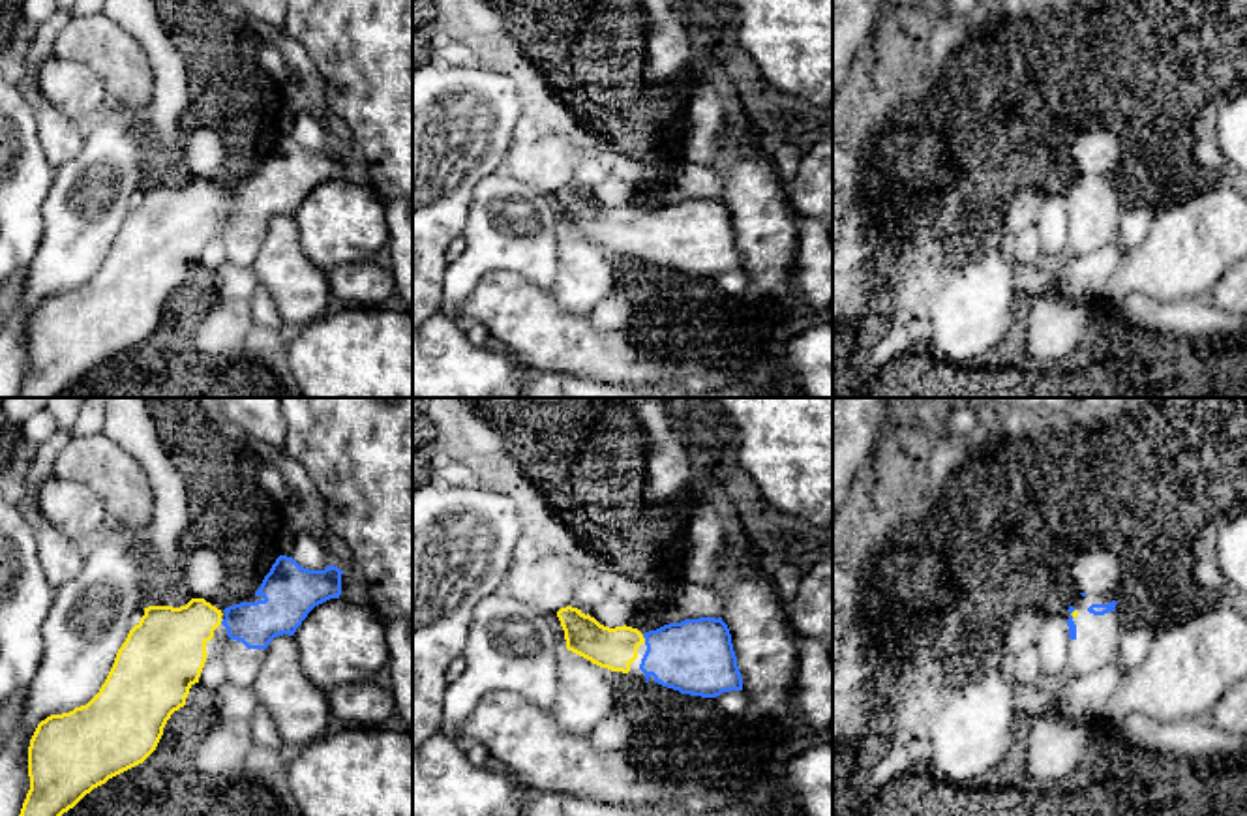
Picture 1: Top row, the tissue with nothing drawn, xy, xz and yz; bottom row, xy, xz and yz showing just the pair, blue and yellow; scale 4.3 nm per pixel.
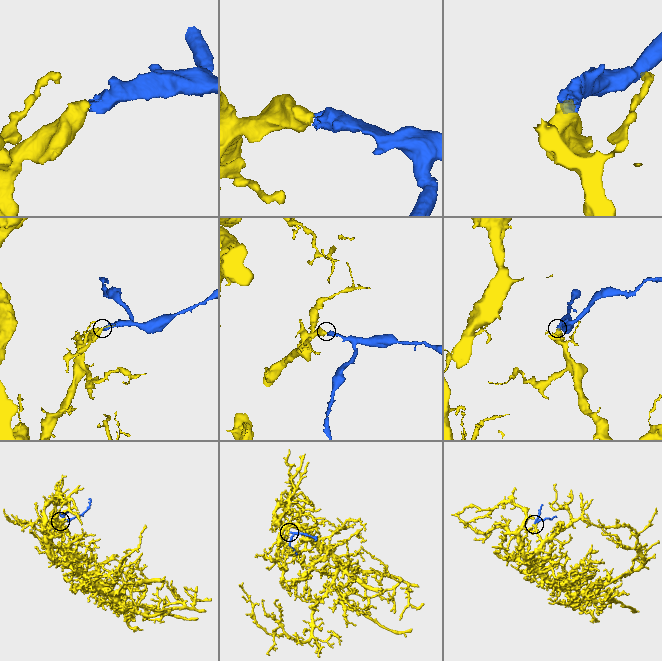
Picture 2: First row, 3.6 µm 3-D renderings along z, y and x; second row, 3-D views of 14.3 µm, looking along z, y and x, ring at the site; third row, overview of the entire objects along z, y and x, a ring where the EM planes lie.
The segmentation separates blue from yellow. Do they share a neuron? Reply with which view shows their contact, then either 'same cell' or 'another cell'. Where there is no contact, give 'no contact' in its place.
meets blue in xz; same cell

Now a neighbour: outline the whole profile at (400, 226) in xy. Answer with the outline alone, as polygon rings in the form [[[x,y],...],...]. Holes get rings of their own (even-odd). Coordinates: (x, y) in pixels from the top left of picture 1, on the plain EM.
[[[407,201],[384,204],[384,216],[396,293],[405,300],[407,310],[413,311],[413,219],[409,218]]]

